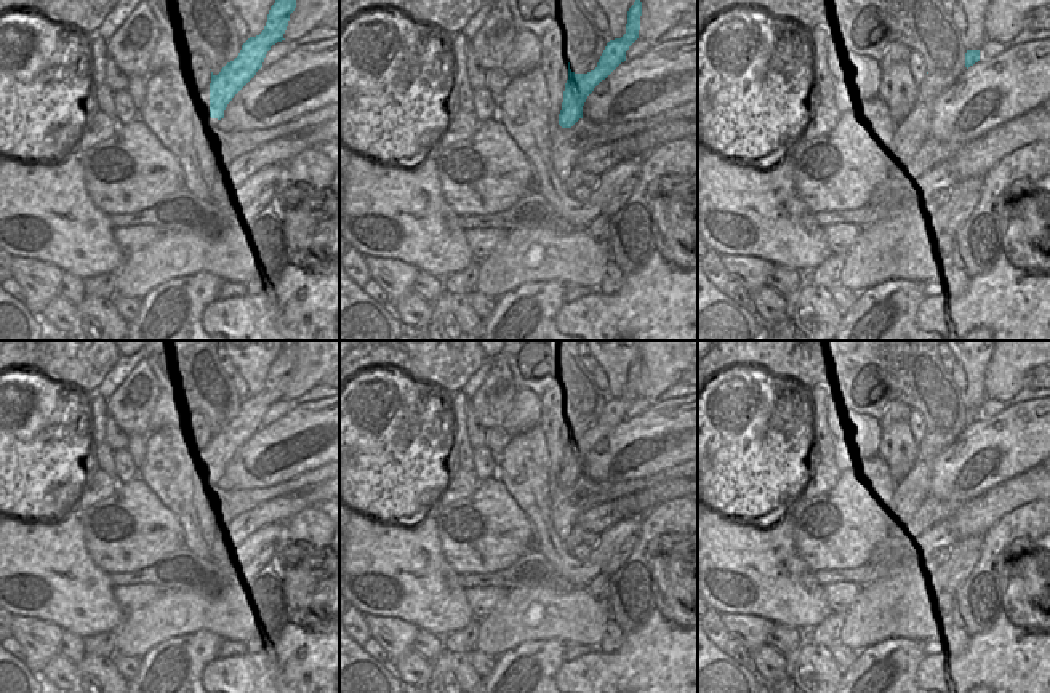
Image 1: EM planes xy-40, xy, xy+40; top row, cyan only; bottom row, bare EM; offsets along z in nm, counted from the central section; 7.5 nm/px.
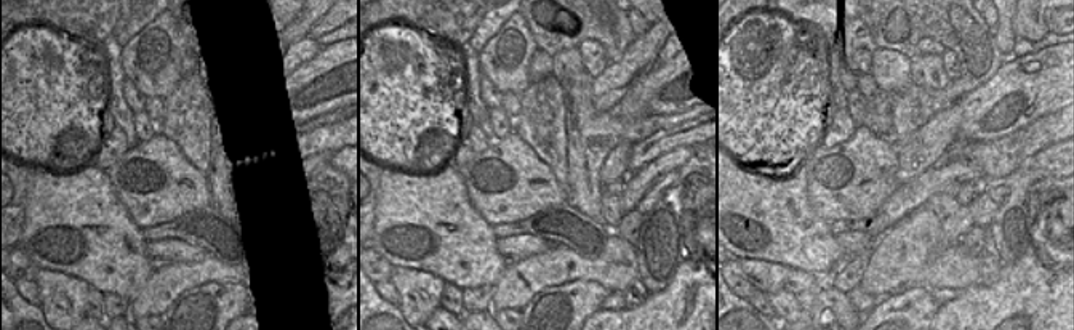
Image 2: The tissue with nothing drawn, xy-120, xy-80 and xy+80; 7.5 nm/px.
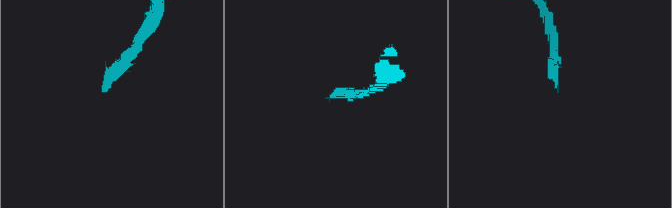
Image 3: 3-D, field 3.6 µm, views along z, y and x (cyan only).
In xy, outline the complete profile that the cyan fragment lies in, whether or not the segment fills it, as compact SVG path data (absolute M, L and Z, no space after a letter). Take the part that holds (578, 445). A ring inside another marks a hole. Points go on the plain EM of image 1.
M637 357L627 370L626 392L621 397L610 399L597 421L597 426L587 432L575 432L568 421L568 439L565 442L559 483L571 487L583 477L583 464L594 447L605 439L621 421L626 419L626 410L639 397L642 375L642 360Z

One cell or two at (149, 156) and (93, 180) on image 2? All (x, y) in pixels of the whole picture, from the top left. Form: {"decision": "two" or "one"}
{"decision": "two"}

